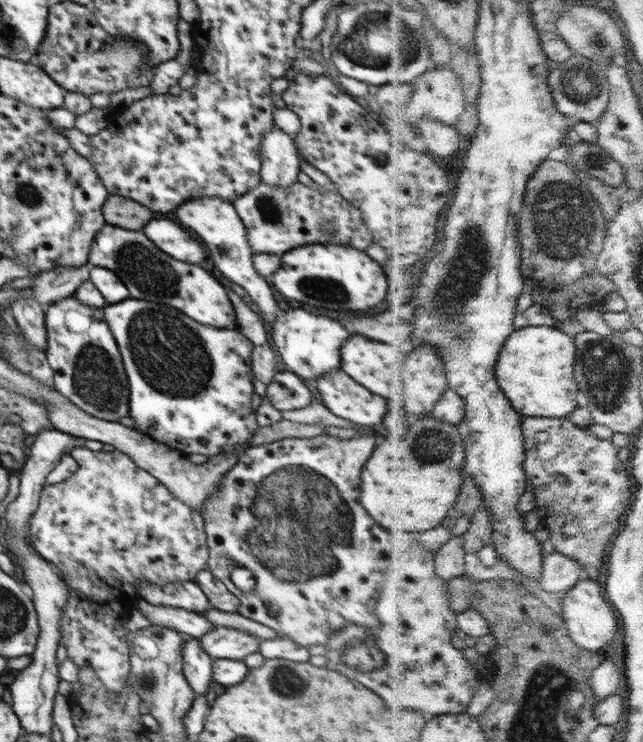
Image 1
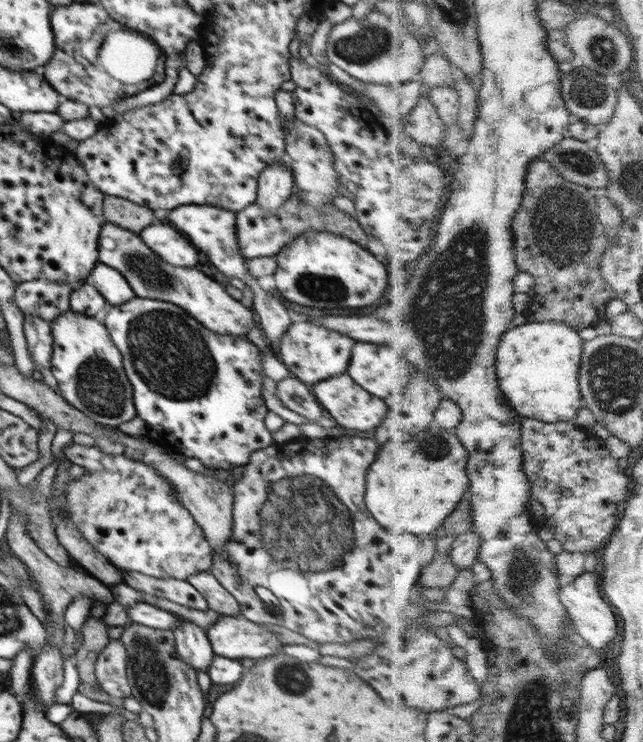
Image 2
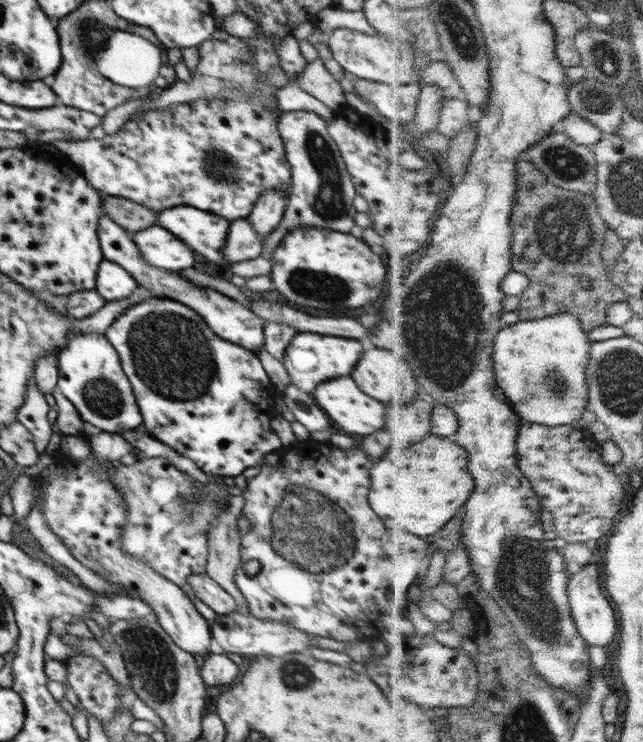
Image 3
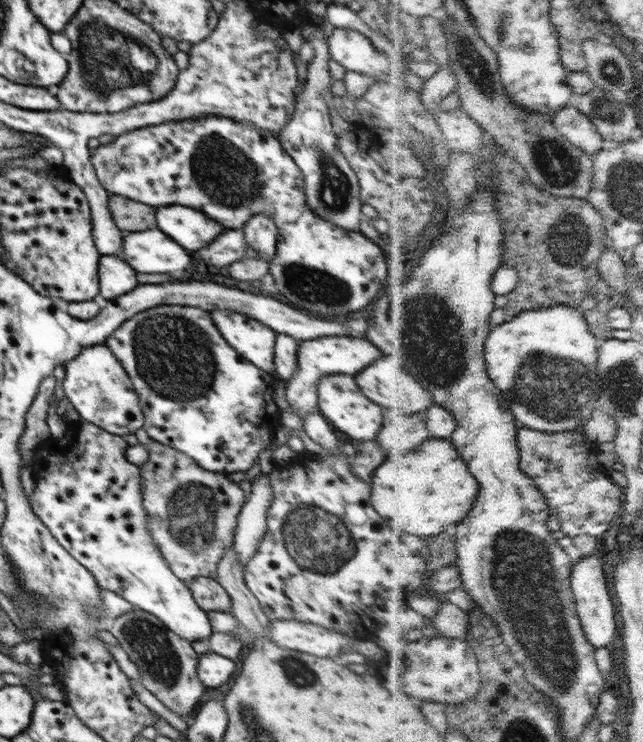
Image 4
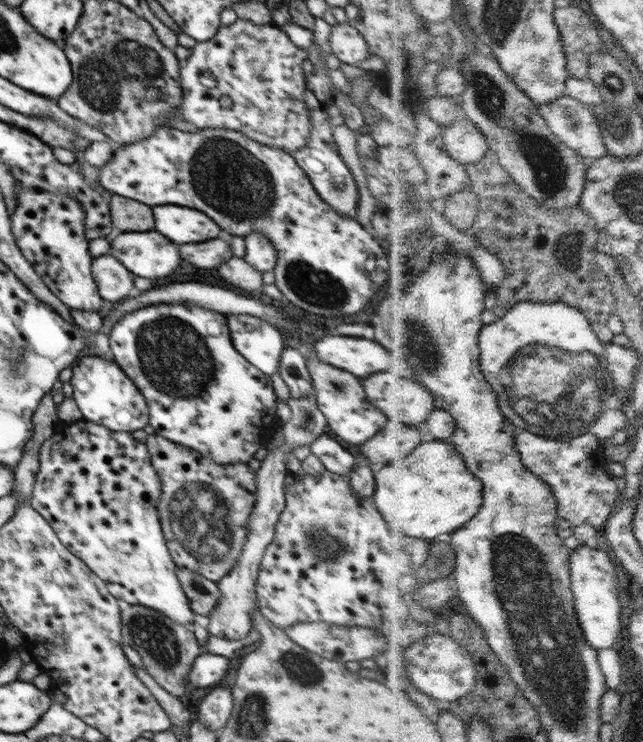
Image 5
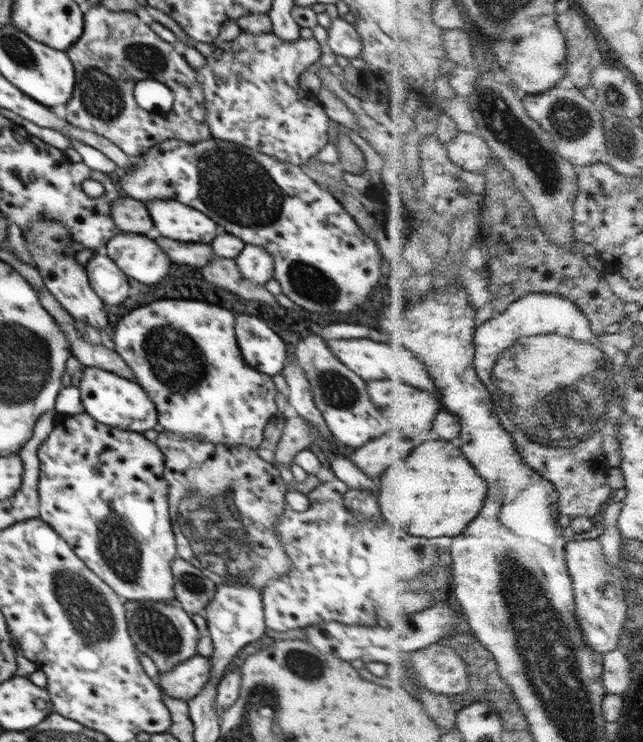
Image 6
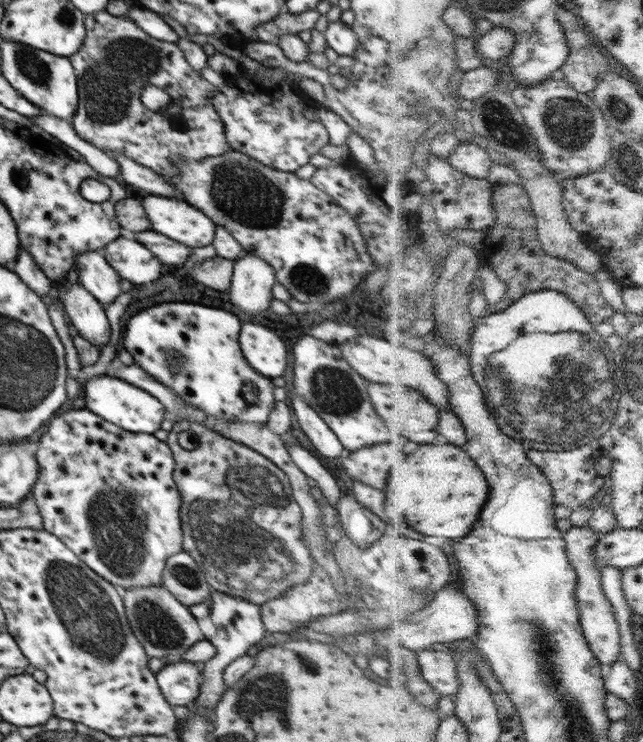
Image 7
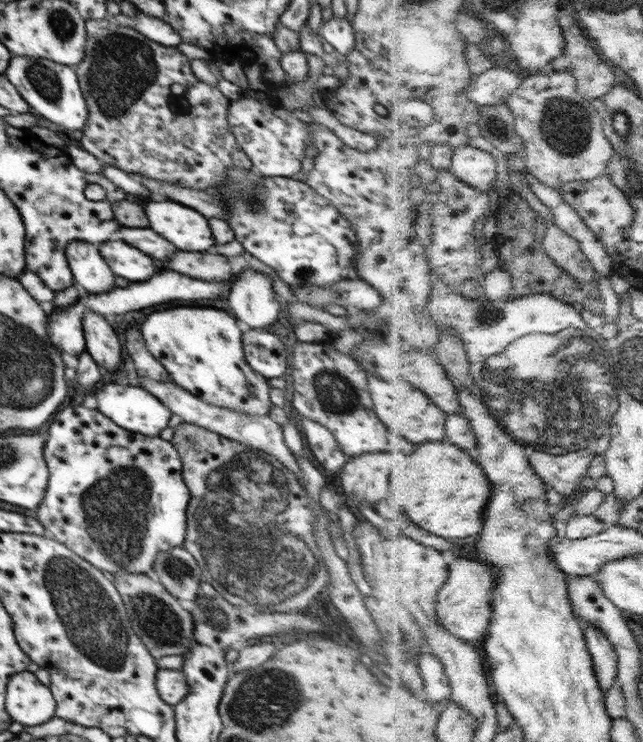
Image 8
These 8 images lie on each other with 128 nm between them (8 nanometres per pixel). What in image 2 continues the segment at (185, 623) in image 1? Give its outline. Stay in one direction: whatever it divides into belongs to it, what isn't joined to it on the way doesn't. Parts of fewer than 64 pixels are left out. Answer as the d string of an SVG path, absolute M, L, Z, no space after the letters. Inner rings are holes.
M138 601L134 606L126 607L126 612L129 620L158 630L172 630L180 622L178 615L148 602Z

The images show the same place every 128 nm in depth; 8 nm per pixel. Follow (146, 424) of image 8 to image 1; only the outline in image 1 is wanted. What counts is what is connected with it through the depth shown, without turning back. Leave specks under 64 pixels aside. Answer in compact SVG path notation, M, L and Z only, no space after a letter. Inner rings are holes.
M73 295L54 301L45 311L45 326L48 336L48 344L45 353L47 361L54 371L55 390L70 399L78 408L88 414L105 421L118 421L128 416L130 390L129 380L125 373L121 352L115 341L108 323L104 321L102 309L91 308L86 303L80 302Z

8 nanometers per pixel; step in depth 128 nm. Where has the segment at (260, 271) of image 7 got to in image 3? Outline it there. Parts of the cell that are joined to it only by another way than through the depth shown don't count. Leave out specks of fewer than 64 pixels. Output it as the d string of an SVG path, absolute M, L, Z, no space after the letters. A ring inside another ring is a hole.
M272 187L268 191L262 191L252 212L248 216L252 227L262 237L266 238L278 227L278 223L283 219L288 201L289 193L284 191L284 189Z

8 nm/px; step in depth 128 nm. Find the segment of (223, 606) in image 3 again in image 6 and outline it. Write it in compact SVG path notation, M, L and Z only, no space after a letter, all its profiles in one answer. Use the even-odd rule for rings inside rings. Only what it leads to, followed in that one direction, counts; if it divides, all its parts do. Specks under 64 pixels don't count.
M177 556L172 562L171 570L175 581L174 594L184 612L189 615L204 613L214 598L218 585L190 562Z

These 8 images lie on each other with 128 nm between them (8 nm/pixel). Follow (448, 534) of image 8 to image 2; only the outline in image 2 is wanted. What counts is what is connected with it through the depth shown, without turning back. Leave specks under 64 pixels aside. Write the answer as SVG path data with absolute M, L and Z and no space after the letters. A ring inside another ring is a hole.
M438 423L410 438L412 440L406 442L386 442L377 452L376 460L366 474L364 504L376 522L380 522L380 526L386 530L406 530L420 536L437 535L440 531L438 528L446 524L450 514L458 508L460 500L471 490L471 452L458 436L457 429L448 431Z

